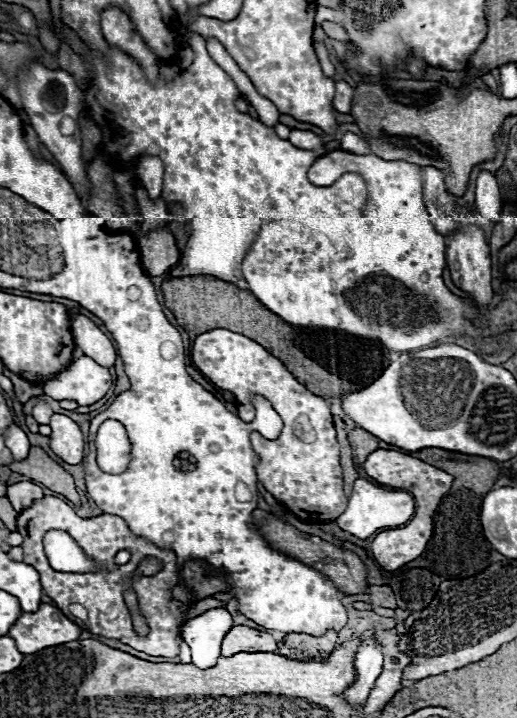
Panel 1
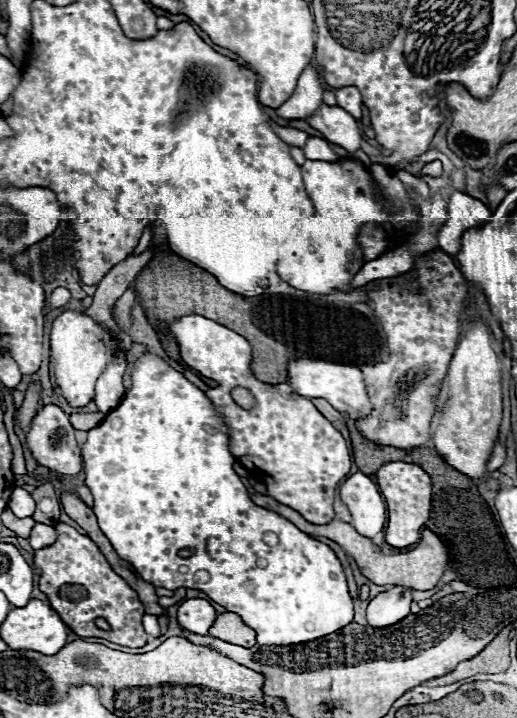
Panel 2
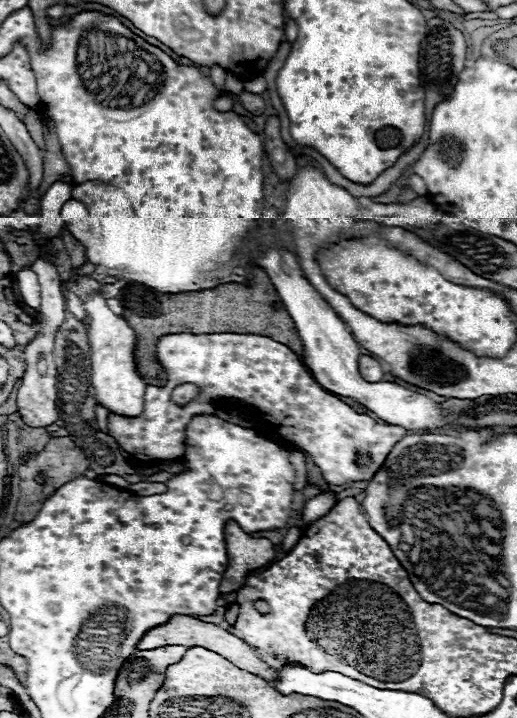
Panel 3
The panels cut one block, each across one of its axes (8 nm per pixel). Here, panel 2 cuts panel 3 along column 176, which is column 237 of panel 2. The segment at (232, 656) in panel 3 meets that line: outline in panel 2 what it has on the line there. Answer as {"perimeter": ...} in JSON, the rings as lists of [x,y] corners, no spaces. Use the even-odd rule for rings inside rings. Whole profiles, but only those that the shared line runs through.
{"perimeter":[[[234,612],[218,614],[216,622],[210,628],[210,636],[238,646],[256,646],[256,632],[246,626]]]}

